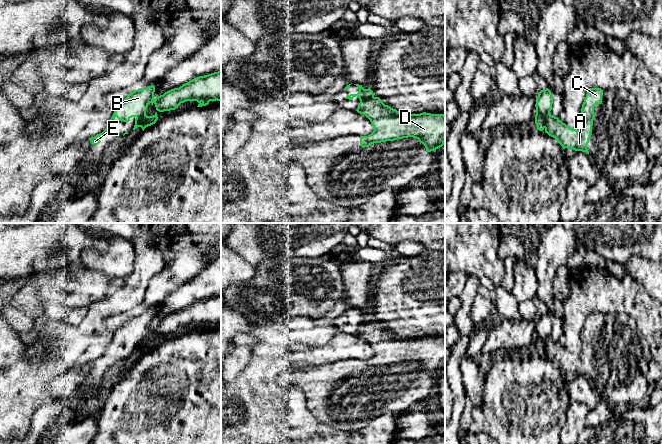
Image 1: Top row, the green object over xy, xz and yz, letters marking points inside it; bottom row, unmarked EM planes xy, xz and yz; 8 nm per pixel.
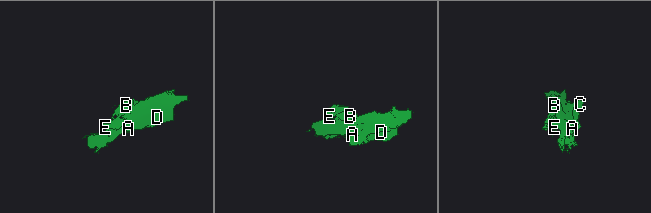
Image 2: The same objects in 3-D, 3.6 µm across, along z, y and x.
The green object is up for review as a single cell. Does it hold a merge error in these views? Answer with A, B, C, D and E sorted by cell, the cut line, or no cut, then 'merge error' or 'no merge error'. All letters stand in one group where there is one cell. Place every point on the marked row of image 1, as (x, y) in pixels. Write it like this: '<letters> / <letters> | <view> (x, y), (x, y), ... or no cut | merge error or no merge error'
A C D / B E | xy (145, 114), (141, 118), (142, 128) | merge error

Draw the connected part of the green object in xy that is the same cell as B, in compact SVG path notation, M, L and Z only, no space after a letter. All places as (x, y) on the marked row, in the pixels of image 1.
M154 85L130 92L124 101L114 108L110 120L117 117L123 122L129 122L132 117L135 117L133 130L141 127L141 118L146 115L148 105L154 101L154 92Z

